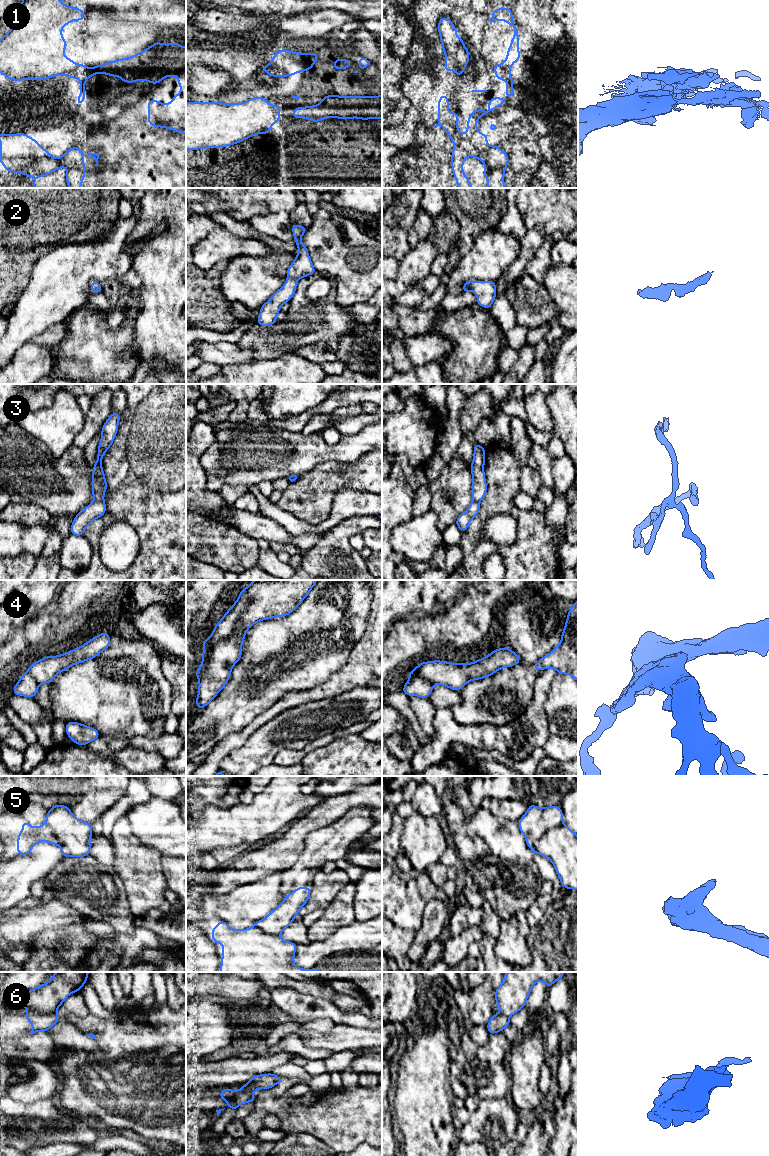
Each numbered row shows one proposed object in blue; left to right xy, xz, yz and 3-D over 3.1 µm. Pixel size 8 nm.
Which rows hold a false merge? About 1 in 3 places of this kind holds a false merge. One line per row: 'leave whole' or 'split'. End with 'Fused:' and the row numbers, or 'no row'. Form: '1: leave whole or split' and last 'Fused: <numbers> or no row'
1: split
2: leave whole
3: split
4: split
5: leave whole
6: split
Fused: 1, 3, 4, 6

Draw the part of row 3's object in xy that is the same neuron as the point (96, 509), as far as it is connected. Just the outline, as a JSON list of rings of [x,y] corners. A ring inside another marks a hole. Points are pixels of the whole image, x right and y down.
[[[93,501],[76,515],[71,524],[71,534],[83,536],[87,526],[93,520],[102,517],[105,514],[106,509],[107,508],[104,501]]]

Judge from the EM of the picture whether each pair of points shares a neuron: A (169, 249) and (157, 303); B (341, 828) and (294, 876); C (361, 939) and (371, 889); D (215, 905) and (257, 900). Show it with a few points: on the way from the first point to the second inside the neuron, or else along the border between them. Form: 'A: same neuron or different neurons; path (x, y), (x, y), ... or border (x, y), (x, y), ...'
A: same neuron; path (169, 262), (169, 290)
B: same neuron; path (330, 840), (306, 864)
C: different neurons; border (371, 918), (355, 920)
D: same neuron; path (225, 905), (244, 905), (247, 903)

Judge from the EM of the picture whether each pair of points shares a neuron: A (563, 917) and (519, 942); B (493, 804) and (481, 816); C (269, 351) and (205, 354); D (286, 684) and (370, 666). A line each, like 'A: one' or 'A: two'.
A: two
B: two
C: two
D: two

